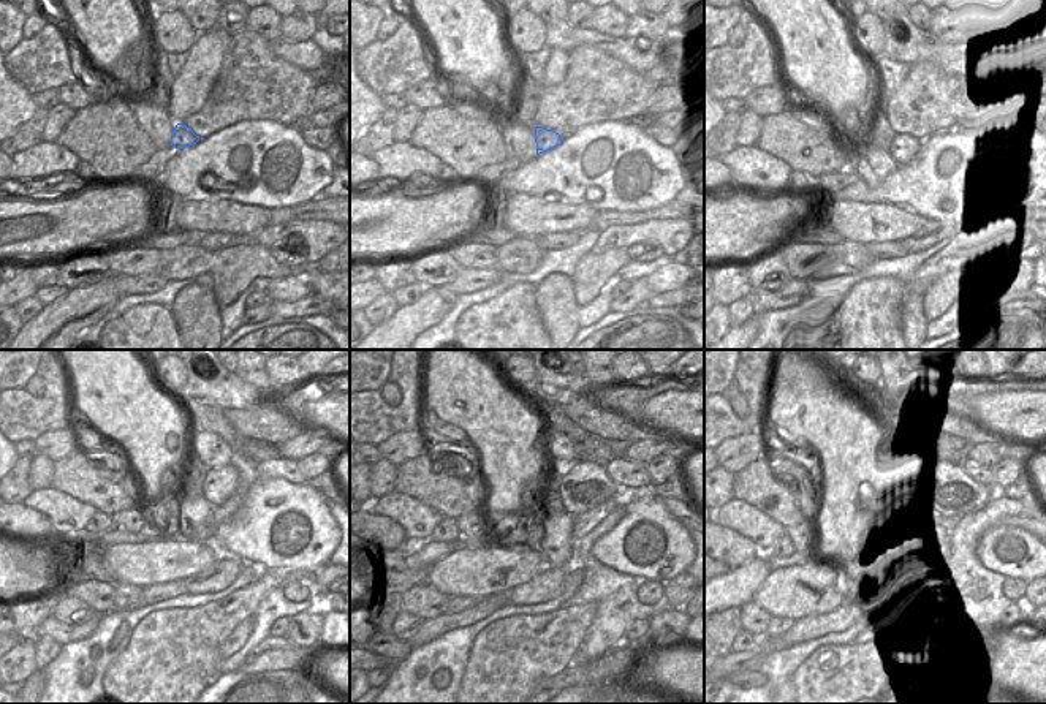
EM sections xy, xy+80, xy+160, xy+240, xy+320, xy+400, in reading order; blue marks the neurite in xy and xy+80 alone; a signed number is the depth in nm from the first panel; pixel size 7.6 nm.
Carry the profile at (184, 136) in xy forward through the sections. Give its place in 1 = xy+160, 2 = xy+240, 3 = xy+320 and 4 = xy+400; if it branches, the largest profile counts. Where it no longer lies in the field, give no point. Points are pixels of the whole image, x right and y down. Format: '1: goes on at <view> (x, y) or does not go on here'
1: goes on at xy+160 (902, 146)
2: goes on at xy+240 (220, 483)
3: goes on at xy+320 (586, 486)
4: goes on at xy+400 (943, 491)

